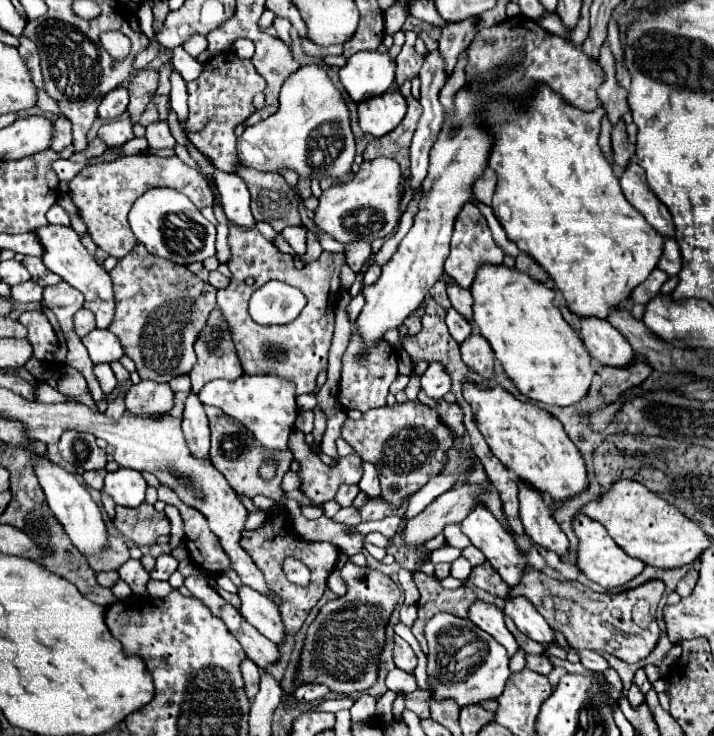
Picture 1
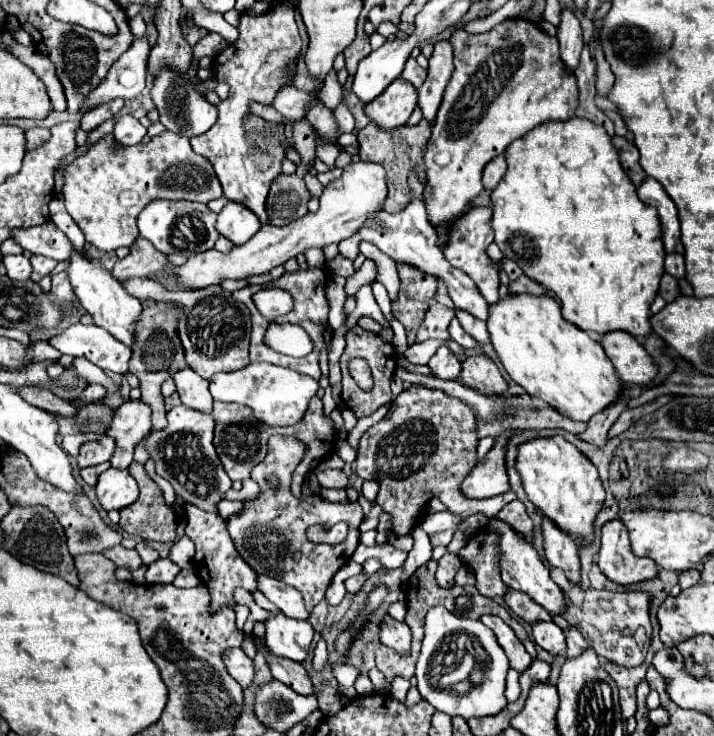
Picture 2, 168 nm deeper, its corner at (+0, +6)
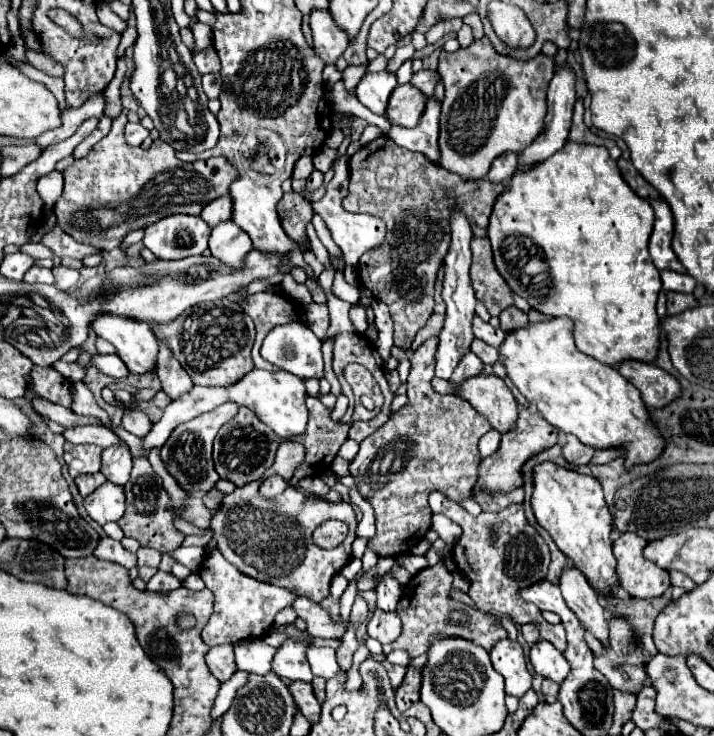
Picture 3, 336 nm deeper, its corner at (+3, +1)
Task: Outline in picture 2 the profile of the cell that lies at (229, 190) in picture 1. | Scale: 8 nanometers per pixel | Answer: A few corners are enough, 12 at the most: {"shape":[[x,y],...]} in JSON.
{"shape":[[229,202],[217,232],[233,246],[251,240],[261,222],[243,204]]}

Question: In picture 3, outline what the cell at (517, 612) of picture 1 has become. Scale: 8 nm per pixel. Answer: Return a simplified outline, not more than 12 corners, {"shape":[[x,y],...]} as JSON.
{"shape":[[550,641],[532,645],[530,663],[556,683],[568,675],[568,661]]}

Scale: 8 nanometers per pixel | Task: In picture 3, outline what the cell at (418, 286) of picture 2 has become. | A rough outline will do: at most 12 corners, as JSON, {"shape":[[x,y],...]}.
{"shape":[[386,135],[350,157],[352,213],[388,241],[358,279],[410,349],[434,311],[448,215],[486,229],[504,185],[458,181]]}

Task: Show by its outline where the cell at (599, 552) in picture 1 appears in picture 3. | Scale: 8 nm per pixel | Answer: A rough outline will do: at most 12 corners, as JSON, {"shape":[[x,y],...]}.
{"shape":[[620,533],[612,543],[620,587],[632,597],[662,595],[668,571],[642,557],[646,541]]}

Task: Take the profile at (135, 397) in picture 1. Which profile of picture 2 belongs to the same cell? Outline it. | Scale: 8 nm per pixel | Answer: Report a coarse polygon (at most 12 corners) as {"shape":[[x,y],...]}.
{"shape":[[127,400],[107,434],[115,440],[111,466],[125,470],[151,430],[151,408]]}

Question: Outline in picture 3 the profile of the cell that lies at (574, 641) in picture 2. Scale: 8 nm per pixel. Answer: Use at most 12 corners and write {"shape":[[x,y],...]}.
{"shape":[[432,493],[432,513],[464,533],[452,549],[474,605],[536,623],[566,649],[518,589],[546,577],[550,551],[522,505],[472,517]]}

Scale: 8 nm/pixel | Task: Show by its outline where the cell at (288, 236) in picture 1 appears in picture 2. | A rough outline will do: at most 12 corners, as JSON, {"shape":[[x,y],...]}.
{"shape":[[321,248],[305,252],[309,266],[325,266],[327,258]]}

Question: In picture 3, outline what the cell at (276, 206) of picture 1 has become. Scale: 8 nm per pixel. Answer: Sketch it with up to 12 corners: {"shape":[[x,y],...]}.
{"shape":[[296,191],[284,193],[278,217],[294,241],[306,237],[312,205]]}

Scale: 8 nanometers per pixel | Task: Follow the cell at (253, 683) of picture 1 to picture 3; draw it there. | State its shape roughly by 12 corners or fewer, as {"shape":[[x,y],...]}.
{"shape":[[216,645],[206,663],[218,681],[236,673],[232,645]]}

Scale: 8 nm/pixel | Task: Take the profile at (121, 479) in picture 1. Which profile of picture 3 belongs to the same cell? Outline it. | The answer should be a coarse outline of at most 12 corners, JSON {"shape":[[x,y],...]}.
{"shape":[[106,481],[84,499],[98,525],[124,515],[124,489]]}

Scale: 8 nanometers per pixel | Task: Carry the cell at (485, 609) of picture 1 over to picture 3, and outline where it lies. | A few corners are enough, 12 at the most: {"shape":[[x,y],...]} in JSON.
{"shape":[[500,639],[490,651],[508,695],[520,699],[532,687],[518,641]]}

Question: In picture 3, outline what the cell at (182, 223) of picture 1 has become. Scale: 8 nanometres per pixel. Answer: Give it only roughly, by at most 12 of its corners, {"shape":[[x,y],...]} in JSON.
{"shape":[[168,215],[144,229],[158,259],[184,259],[208,249],[200,215]]}

